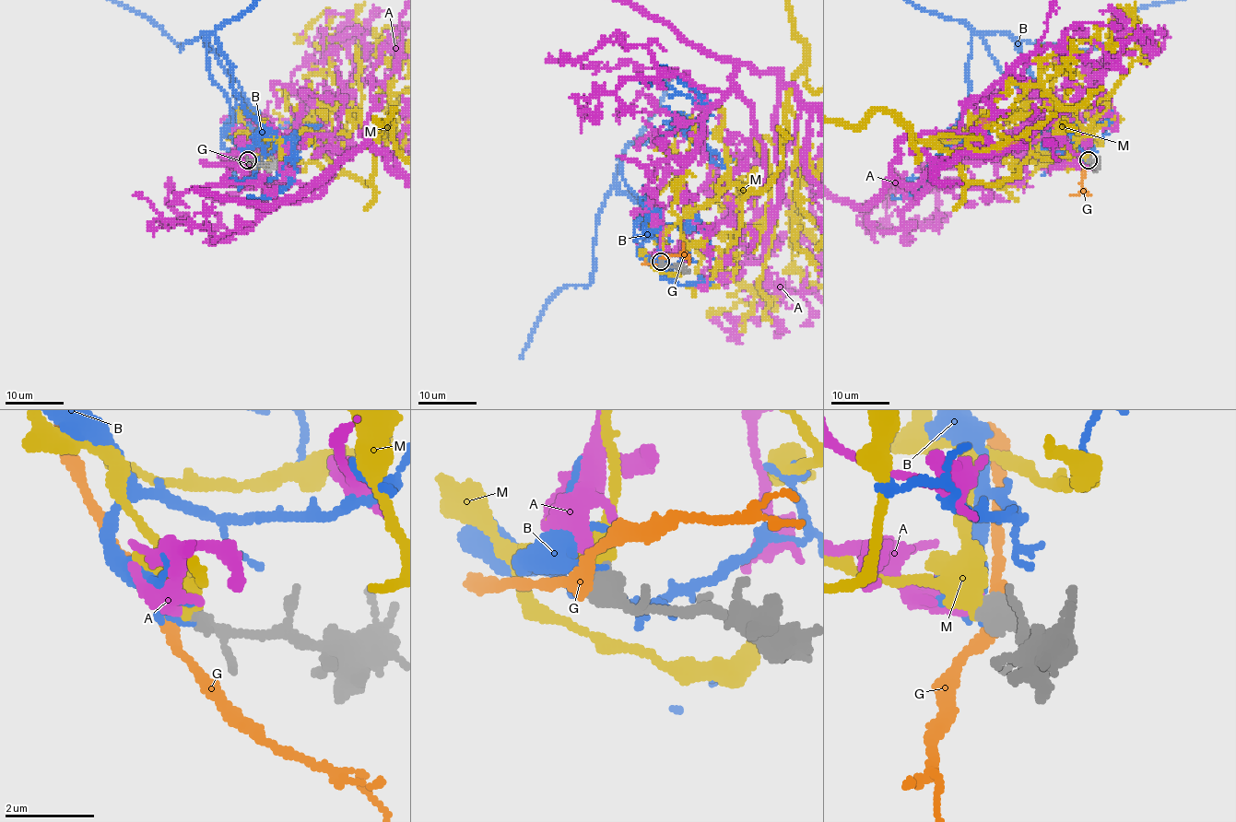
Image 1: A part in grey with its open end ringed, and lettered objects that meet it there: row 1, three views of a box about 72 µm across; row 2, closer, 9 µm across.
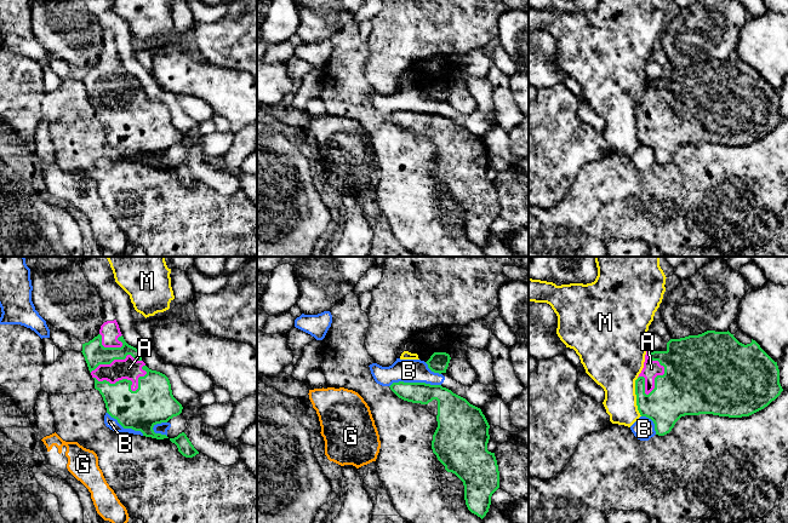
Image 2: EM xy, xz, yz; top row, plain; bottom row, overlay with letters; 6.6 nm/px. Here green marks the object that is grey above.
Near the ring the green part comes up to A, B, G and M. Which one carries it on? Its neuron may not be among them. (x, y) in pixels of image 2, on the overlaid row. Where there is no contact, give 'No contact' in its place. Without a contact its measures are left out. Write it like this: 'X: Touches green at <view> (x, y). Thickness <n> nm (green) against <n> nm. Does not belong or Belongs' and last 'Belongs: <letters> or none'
A: Touches green at xy (127, 380). Thickness 280 nm (green) against 140 nm. Belongs
B: Touches green at xz (415, 383). Thickness 140 nm (green) against 160 nm. Does not belong
G: No contact. Does not belong
M: Touches green at yz (637, 397). Thickness 280 nm (green) against 320 nm. Does not belong
Belongs: A

